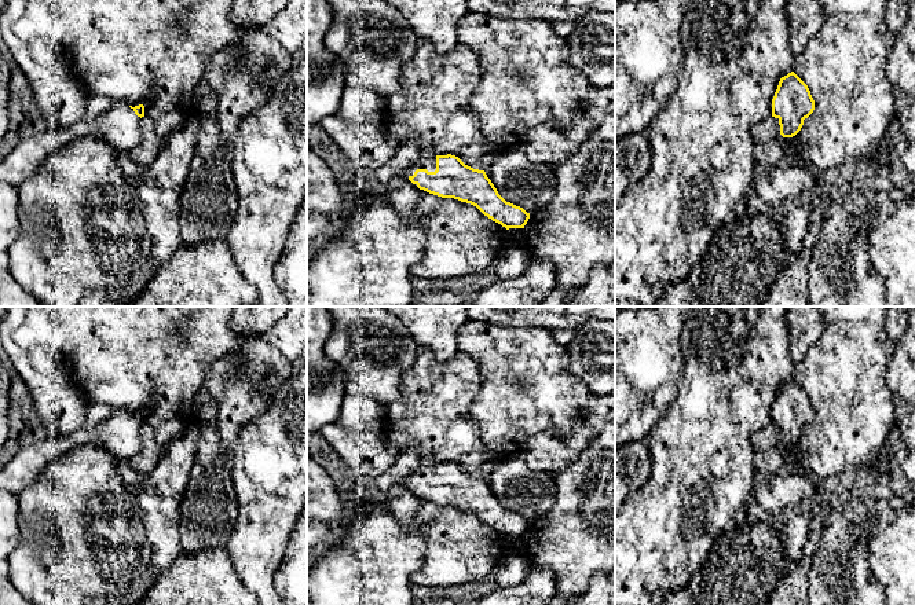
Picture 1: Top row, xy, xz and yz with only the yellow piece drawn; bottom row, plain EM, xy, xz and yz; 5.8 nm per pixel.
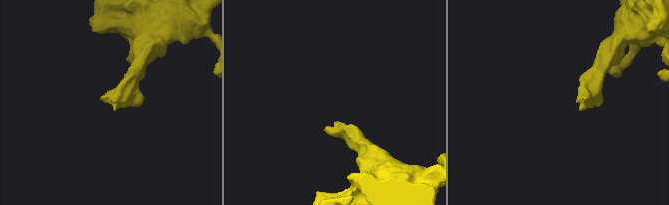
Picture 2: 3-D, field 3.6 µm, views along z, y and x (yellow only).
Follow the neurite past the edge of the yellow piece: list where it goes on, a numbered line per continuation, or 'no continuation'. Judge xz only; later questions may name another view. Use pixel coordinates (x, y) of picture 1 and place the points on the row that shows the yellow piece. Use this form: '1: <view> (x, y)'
1: xz (428, 158)

